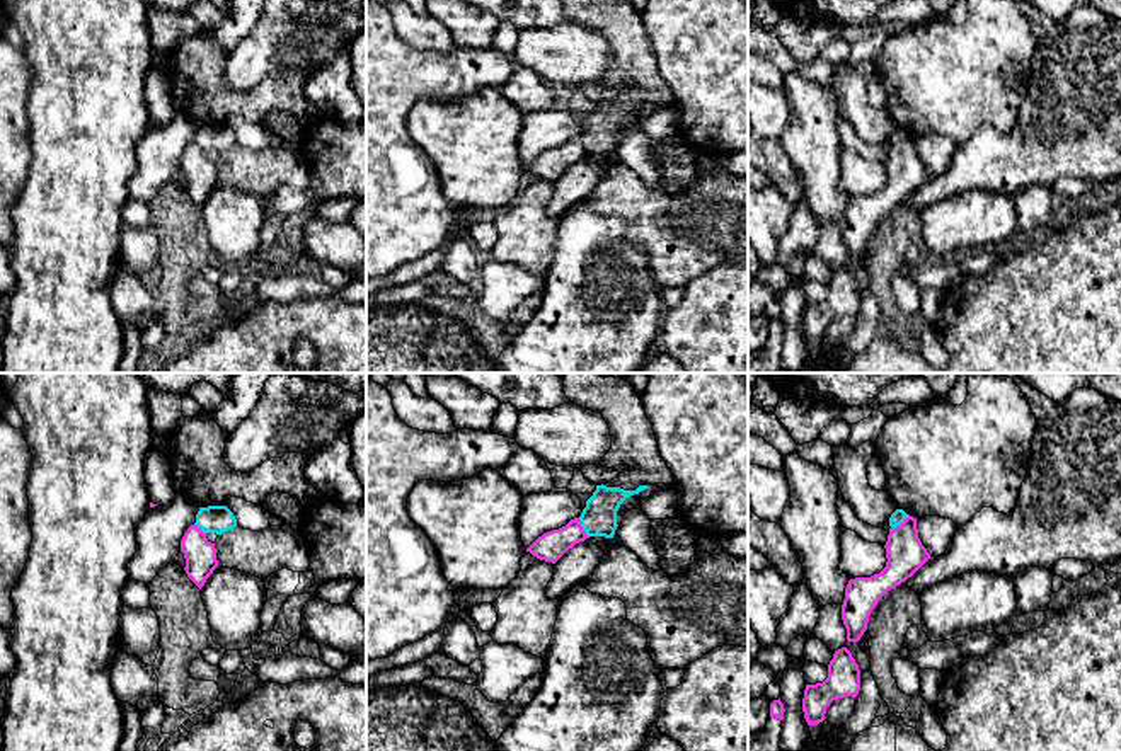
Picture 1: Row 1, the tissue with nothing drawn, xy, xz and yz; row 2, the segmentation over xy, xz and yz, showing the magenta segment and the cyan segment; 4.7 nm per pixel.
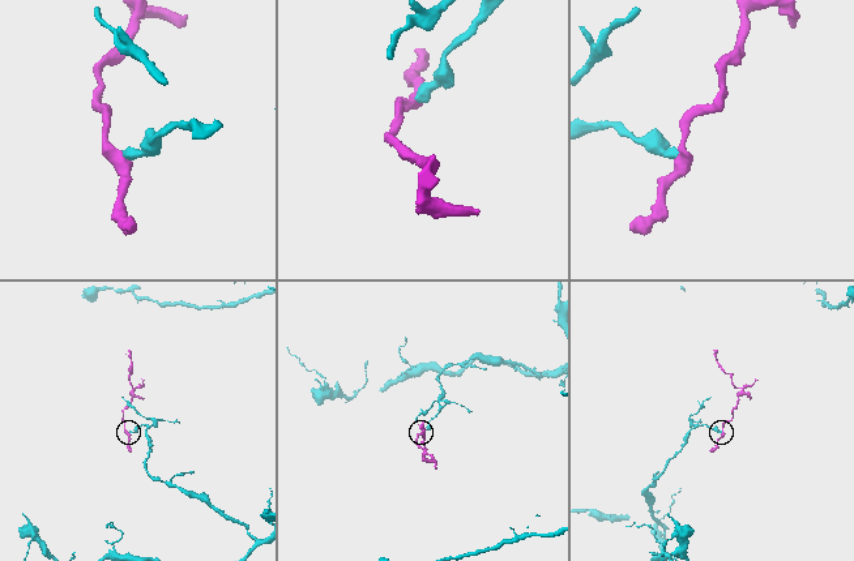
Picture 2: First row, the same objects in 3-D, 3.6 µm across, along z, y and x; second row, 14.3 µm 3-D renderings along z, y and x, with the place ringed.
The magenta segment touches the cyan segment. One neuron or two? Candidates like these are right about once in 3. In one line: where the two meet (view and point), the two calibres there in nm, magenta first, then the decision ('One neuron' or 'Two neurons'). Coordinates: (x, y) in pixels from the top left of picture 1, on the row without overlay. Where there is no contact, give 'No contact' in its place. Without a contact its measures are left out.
Touches magenta at xz (581, 147). Thickness 140 nm (magenta) against 170 nm. Two neurons

